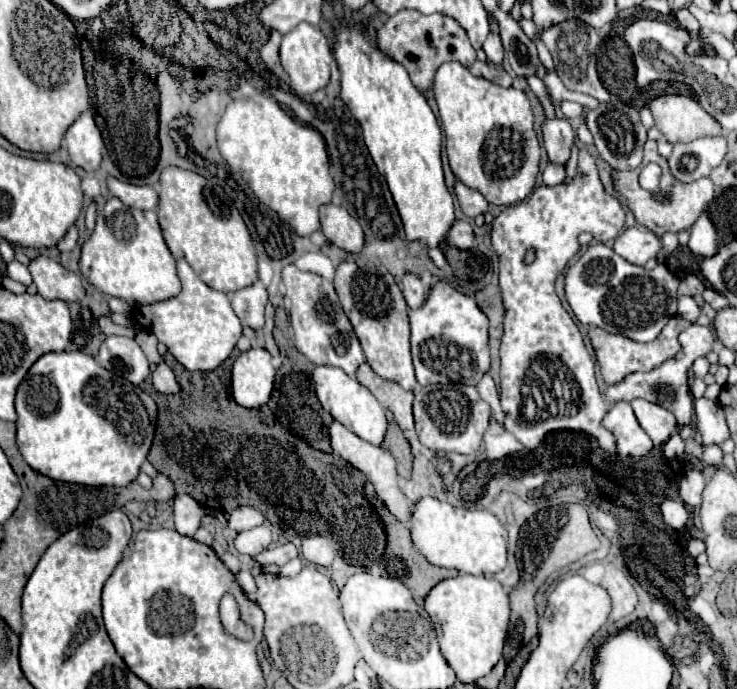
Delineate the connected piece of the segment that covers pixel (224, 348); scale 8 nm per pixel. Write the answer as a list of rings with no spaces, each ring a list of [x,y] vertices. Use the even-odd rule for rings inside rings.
[[[183,258],[177,260],[177,274],[183,284],[179,296],[157,304],[141,304],[137,312],[147,312],[149,330],[187,370],[213,370],[225,362],[235,348],[241,336],[241,322],[231,308],[229,296],[209,288]]]

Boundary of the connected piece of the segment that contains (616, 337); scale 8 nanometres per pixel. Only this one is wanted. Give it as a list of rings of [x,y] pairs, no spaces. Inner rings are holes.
[[[673,316],[667,322],[667,326],[661,330],[661,334],[653,342],[647,342],[647,344],[629,340],[629,338],[625,338],[621,334],[609,334],[609,332],[605,332],[601,328],[591,328],[589,330],[589,340],[593,344],[593,350],[595,350],[595,356],[597,356],[597,362],[599,362],[599,370],[601,370],[601,376],[603,376],[605,384],[617,384],[631,372],[637,372],[637,370],[645,370],[647,372],[647,370],[657,368],[665,360],[673,358],[681,350],[679,342],[677,342],[677,336],[687,326],[691,326],[689,320],[685,320],[681,316]]]

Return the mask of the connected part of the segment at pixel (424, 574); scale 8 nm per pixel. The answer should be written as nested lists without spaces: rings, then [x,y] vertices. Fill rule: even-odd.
[[[371,482],[365,484],[365,496],[367,496],[367,500],[373,504],[375,512],[381,516],[381,520],[383,520],[383,524],[385,524],[387,544],[385,544],[385,556],[381,556],[381,564],[383,564],[383,568],[387,570],[387,574],[389,574],[391,578],[401,580],[401,582],[413,592],[413,598],[415,598],[419,604],[425,600],[427,592],[429,592],[437,582],[441,582],[441,580],[445,580],[445,578],[453,578],[453,576],[457,576],[457,570],[441,568],[441,566],[435,566],[435,564],[431,564],[429,560],[425,560],[425,556],[413,546],[413,542],[411,542],[411,534],[409,534],[409,528],[407,528],[405,524],[401,524],[399,520],[395,520],[395,516],[385,508],[385,504],[377,498],[377,494],[375,494]]]

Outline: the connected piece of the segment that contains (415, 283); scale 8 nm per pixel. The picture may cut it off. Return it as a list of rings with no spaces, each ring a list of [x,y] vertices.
[[[407,272],[401,280],[401,290],[403,290],[403,296],[409,304],[409,308],[419,308],[425,300],[425,288],[423,288],[423,282],[419,276]]]

